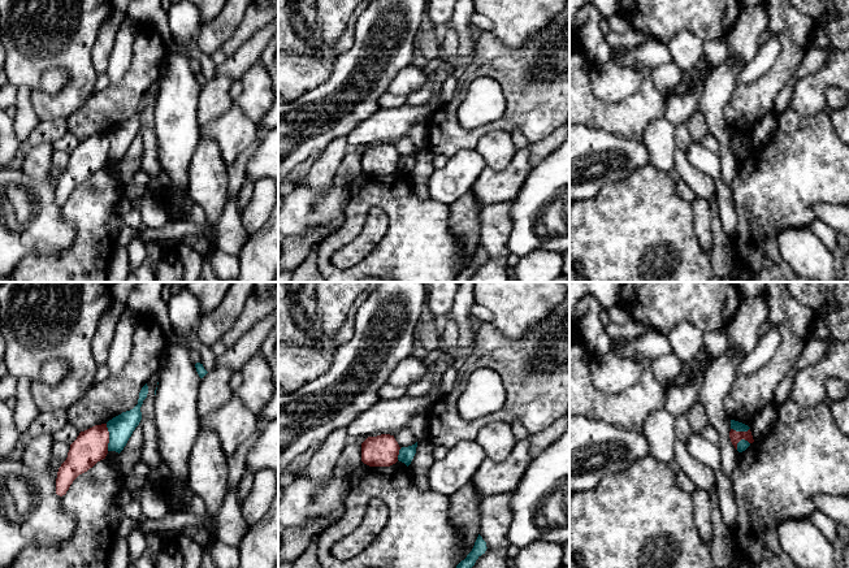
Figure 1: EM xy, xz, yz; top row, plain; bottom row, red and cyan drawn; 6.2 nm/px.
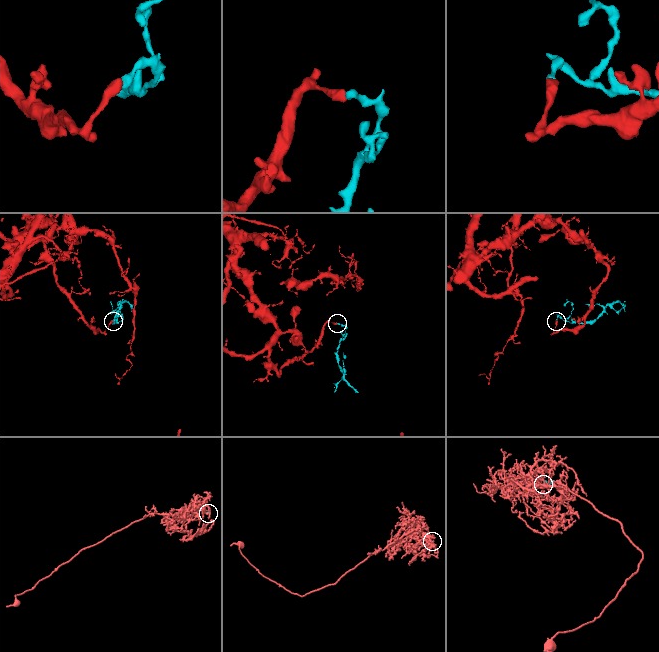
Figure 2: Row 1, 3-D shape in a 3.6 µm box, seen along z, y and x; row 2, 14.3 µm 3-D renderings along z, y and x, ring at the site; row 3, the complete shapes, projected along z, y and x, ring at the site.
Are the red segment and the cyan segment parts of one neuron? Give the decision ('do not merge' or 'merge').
do not merge

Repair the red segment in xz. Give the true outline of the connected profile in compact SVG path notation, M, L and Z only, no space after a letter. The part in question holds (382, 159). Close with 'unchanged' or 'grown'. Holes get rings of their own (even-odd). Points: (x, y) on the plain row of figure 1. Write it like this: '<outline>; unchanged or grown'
M394 144L368 146L361 152L361 170L369 175L390 175L398 170L399 159Z; unchanged

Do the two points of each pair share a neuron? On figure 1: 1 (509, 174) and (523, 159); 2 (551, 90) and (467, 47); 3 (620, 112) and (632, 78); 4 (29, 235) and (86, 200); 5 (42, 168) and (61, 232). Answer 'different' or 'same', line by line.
1: same
2: different
3: different
4: different
5: different

